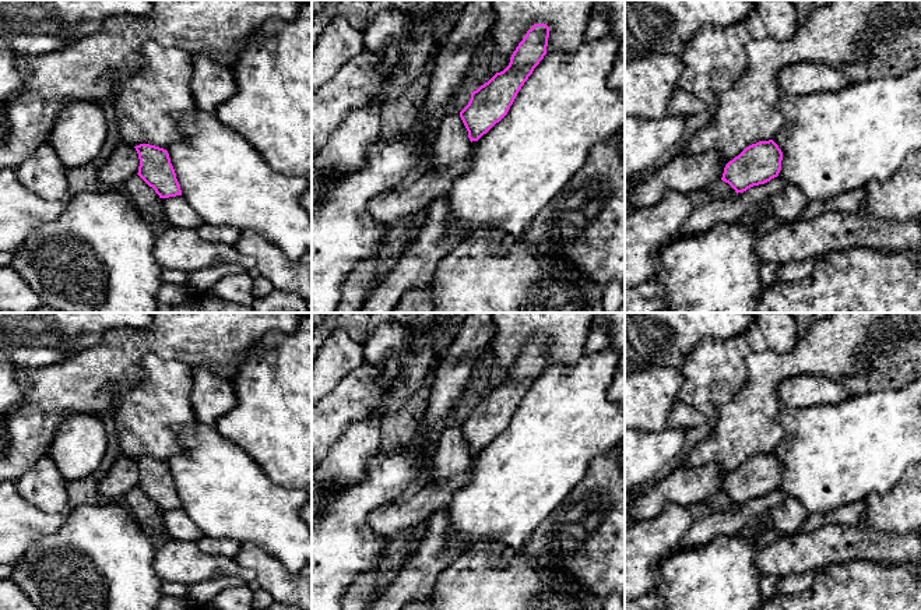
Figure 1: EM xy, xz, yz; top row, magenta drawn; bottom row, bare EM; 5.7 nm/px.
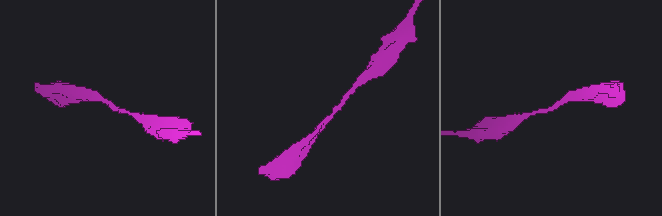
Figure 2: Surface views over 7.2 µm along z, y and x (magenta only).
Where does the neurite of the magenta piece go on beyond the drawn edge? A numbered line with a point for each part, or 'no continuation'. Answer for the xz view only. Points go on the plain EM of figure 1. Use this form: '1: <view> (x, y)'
no continuation

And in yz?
no continuation

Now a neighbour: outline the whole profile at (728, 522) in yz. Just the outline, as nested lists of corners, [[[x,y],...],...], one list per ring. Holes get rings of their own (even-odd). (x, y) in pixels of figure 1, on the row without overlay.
[[[777,489],[732,509],[716,509],[702,519],[693,519],[692,526],[679,542],[679,549],[702,547],[717,536],[738,535],[749,516],[764,516],[785,498],[787,494]]]

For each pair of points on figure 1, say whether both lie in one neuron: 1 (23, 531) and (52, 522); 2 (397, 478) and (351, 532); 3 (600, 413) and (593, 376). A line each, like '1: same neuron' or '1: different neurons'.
1: same neuron
2: same neuron
3: same neuron

